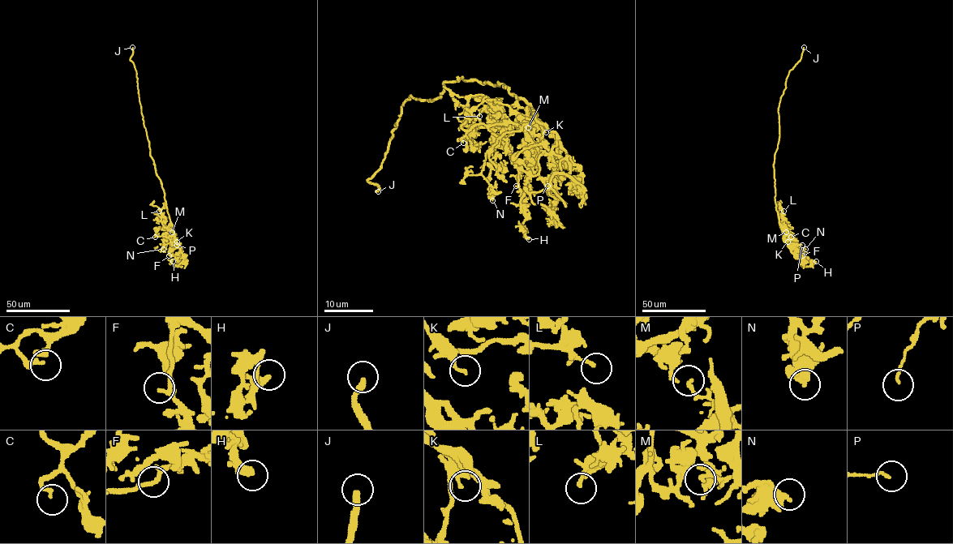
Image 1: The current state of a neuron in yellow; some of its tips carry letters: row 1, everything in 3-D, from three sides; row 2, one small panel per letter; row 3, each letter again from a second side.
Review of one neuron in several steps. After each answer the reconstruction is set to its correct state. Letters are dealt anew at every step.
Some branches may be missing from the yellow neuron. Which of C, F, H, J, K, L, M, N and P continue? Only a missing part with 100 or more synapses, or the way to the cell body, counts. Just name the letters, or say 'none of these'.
C, J

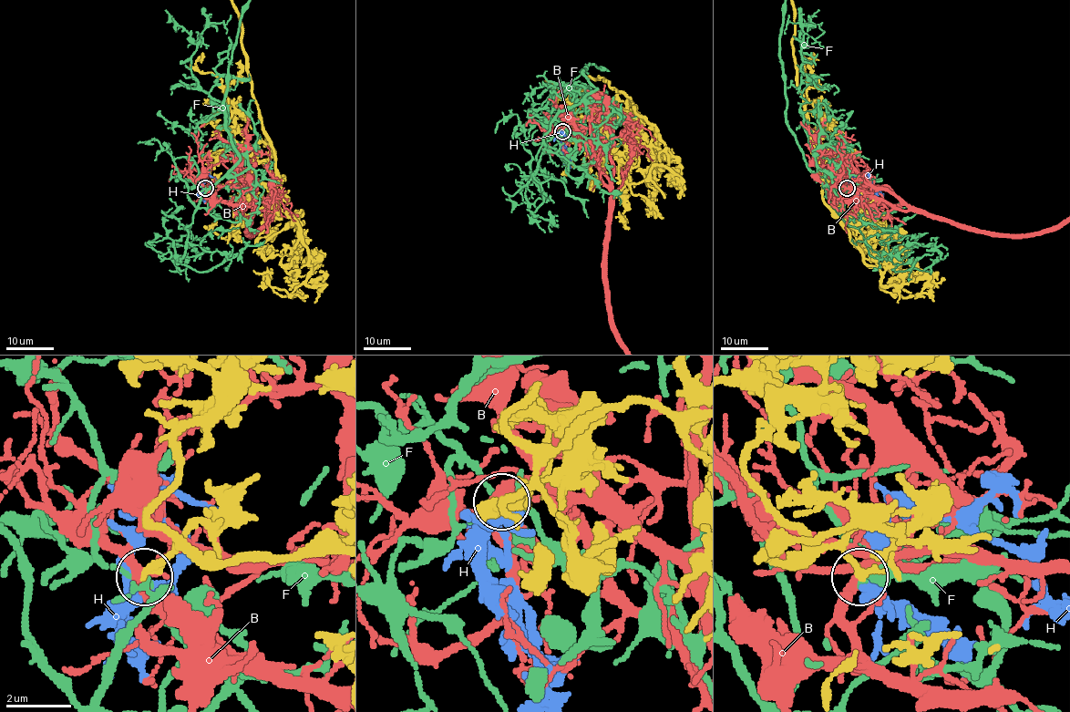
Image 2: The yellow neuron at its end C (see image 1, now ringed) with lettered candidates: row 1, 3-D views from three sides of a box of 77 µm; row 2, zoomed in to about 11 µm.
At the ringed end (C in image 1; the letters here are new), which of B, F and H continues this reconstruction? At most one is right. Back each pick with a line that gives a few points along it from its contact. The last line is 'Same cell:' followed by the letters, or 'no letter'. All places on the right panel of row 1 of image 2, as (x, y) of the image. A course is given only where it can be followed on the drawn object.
H: it runs (848, 189), (854, 180), (860, 179), (883, 195)
Same cell: H

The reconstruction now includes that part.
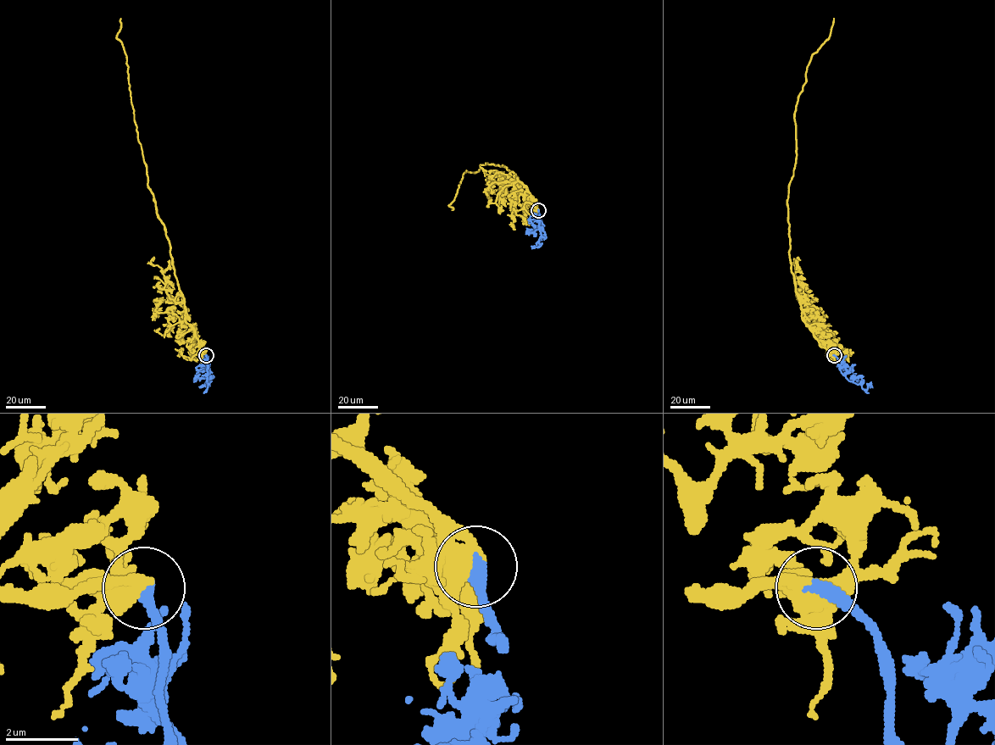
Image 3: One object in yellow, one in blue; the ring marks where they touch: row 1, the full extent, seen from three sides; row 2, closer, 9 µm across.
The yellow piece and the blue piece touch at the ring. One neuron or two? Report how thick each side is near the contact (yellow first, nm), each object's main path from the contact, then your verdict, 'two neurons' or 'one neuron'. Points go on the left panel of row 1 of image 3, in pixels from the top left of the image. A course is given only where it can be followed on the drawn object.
440/360 nm | yellow via (206, 355), (197, 354), (195, 330), (185, 320), (170, 246), (148, 186), (126, 56), (116, 37), (120, 18) | blue via (206, 355), (208, 384), (207, 389), (208, 385), (199, 387) | one neuron

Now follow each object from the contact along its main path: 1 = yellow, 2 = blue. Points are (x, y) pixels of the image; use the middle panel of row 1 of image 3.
1: (538, 210), (513, 172), (488, 164), (464, 174), (448, 205), (453, 210)
2: (538, 210), (541, 244), (531, 248)

